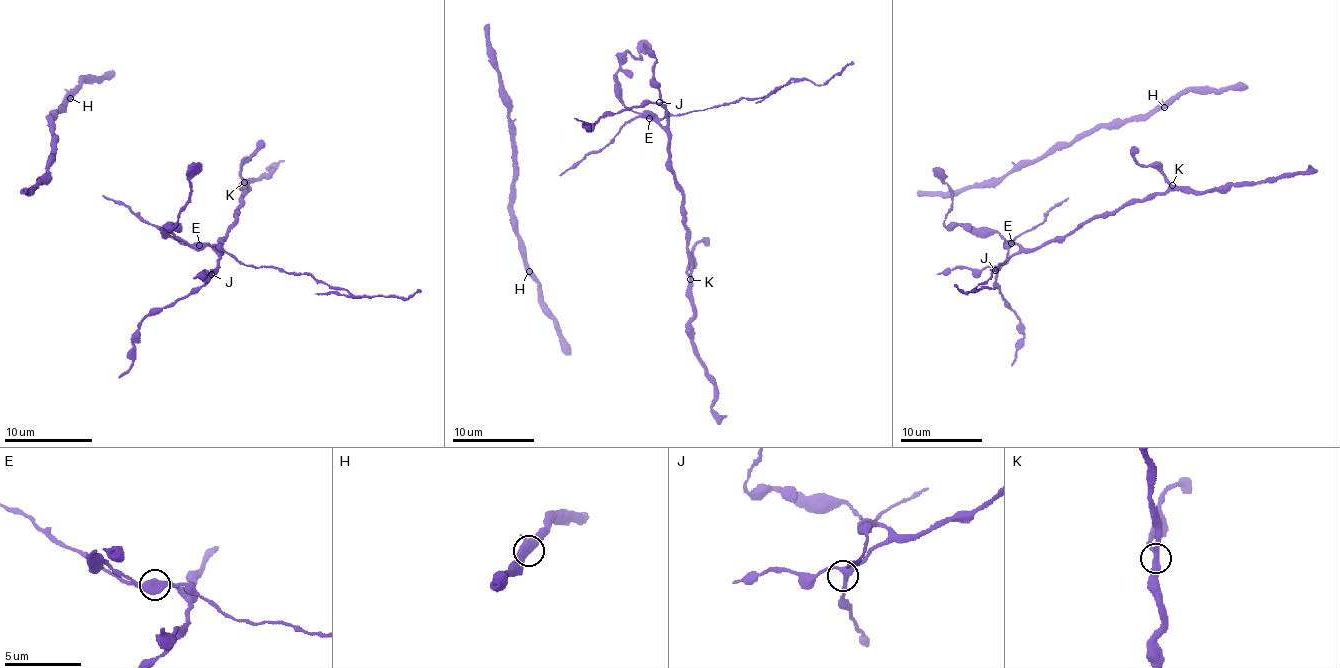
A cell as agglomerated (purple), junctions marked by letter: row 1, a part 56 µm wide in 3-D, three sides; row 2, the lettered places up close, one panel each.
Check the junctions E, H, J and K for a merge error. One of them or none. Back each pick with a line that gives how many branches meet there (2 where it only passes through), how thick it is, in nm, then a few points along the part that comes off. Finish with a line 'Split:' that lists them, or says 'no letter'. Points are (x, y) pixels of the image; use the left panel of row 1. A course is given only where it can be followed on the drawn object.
E: 3 | 480 nm | (200, 246), (219, 246), (246, 265), (312, 274), (347, 296), (409, 298), (420, 290)
Split: E

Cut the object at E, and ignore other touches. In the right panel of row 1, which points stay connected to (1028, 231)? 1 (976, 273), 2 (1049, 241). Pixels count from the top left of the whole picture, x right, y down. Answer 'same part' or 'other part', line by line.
1: other part
2: other part

